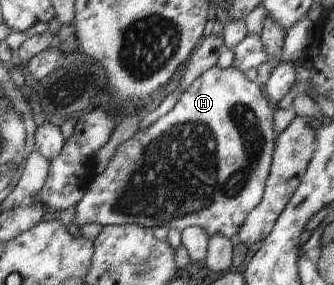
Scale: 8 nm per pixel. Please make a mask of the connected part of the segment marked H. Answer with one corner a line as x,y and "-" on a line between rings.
215,65
207,70
193,81
193,84
185,89
176,102
174,108
160,117
156,122
151,124
145,130
138,130
133,138
121,144
117,148
113,158
109,164
101,172
95,174
94,179
87,185
85,194
75,206
75,218
72,222
75,226
83,226
83,224
94,223
105,225
126,225
136,224
142,227
153,228
154,226
167,226
182,231
190,226
200,226
205,230
208,236
213,236
221,233
225,238
230,239
233,234
237,234
241,225
245,222
249,212
253,210
263,198
264,188
267,177
269,176
270,166
272,163
272,154
274,144
277,137
277,132
274,130
274,109
271,107
269,98
263,96
263,90
259,87
256,81
248,80
245,73
233,66
228,68
220,68

